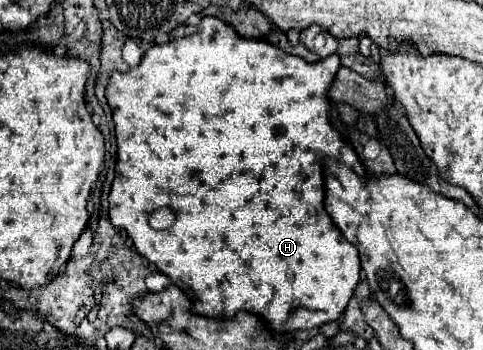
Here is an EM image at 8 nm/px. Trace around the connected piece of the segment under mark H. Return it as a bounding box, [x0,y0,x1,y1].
[107,16,367,334]

